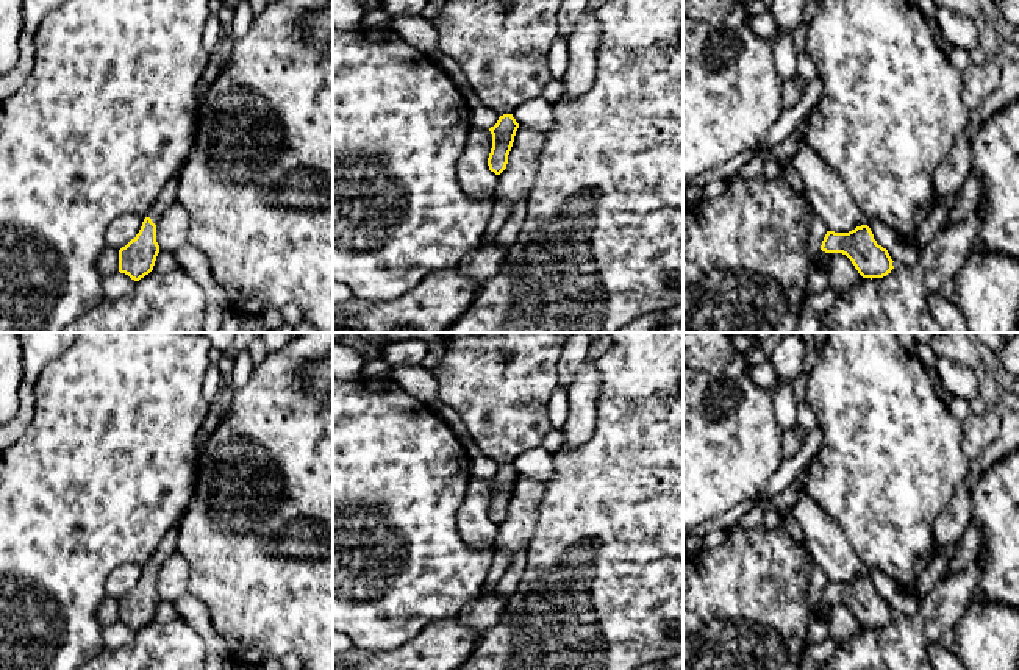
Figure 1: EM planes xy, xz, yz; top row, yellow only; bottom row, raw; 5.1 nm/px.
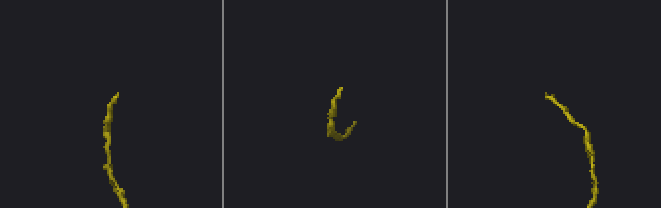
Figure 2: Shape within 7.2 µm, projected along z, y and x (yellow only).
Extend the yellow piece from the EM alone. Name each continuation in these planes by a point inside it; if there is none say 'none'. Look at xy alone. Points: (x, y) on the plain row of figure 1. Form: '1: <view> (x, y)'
1: xy (169, 544)

